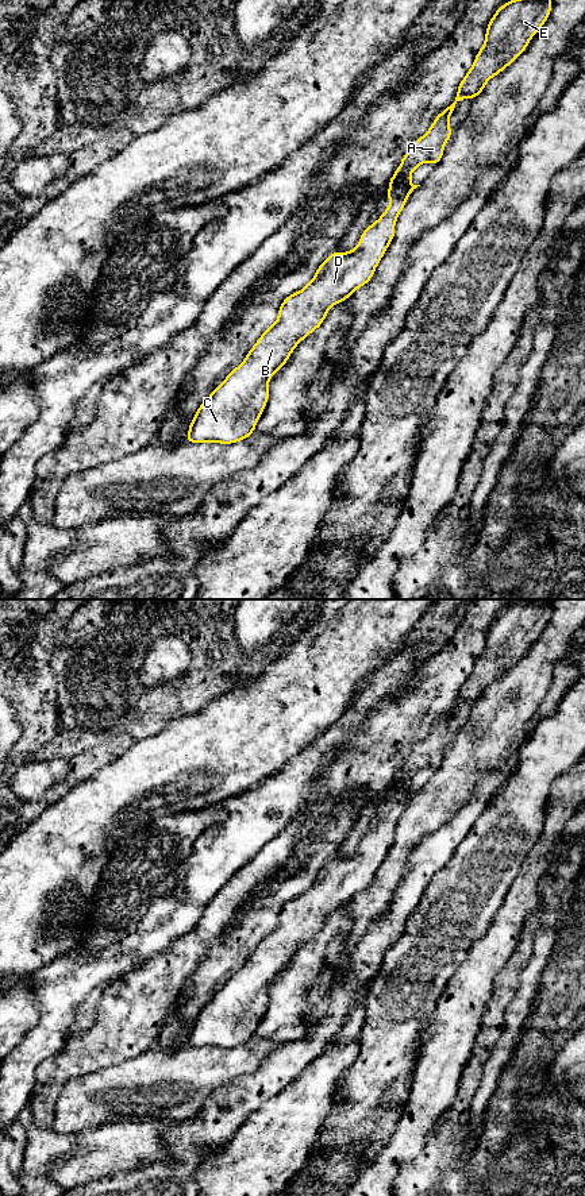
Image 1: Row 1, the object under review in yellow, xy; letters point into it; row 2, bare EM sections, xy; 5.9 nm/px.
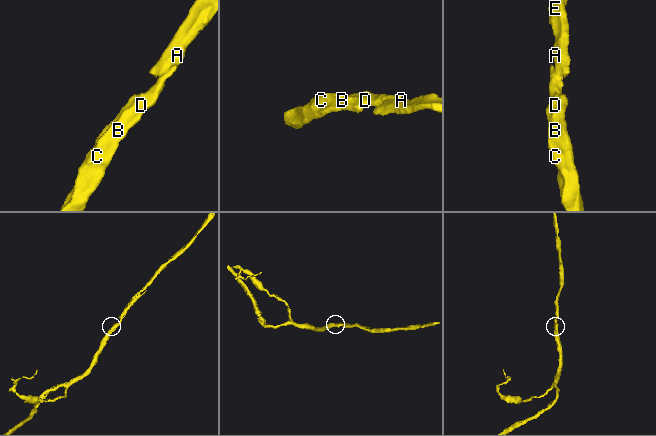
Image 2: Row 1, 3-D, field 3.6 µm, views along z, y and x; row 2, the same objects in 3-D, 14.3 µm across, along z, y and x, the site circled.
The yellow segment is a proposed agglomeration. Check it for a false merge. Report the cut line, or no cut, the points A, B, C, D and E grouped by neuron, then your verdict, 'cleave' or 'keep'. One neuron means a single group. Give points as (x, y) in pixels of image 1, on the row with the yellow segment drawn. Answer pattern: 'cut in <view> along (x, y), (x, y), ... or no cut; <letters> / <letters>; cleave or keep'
no cut; A B C D E; keep

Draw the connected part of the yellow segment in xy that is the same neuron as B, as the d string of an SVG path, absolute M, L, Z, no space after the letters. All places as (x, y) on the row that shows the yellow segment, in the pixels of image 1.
M511 0L496 11L485 42L459 82L454 101L411 146L389 180L386 197L392 204L363 231L354 250L334 251L308 285L282 301L277 321L200 405L189 424L186 441L232 444L254 432L269 398L269 379L288 362L296 346L322 325L335 304L347 300L372 279L395 238L395 224L407 198L420 186L411 184L412 171L424 162L438 165L443 157L443 147L453 134L449 117L458 101L477 97L492 77L517 59L547 20L551 8L551 0Z

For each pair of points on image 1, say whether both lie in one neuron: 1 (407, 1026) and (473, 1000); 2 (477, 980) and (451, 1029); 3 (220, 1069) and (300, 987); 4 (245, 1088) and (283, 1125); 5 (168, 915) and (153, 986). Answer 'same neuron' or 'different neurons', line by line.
1: different neurons
2: same neuron
3: different neurons
4: different neurons
5: different neurons

